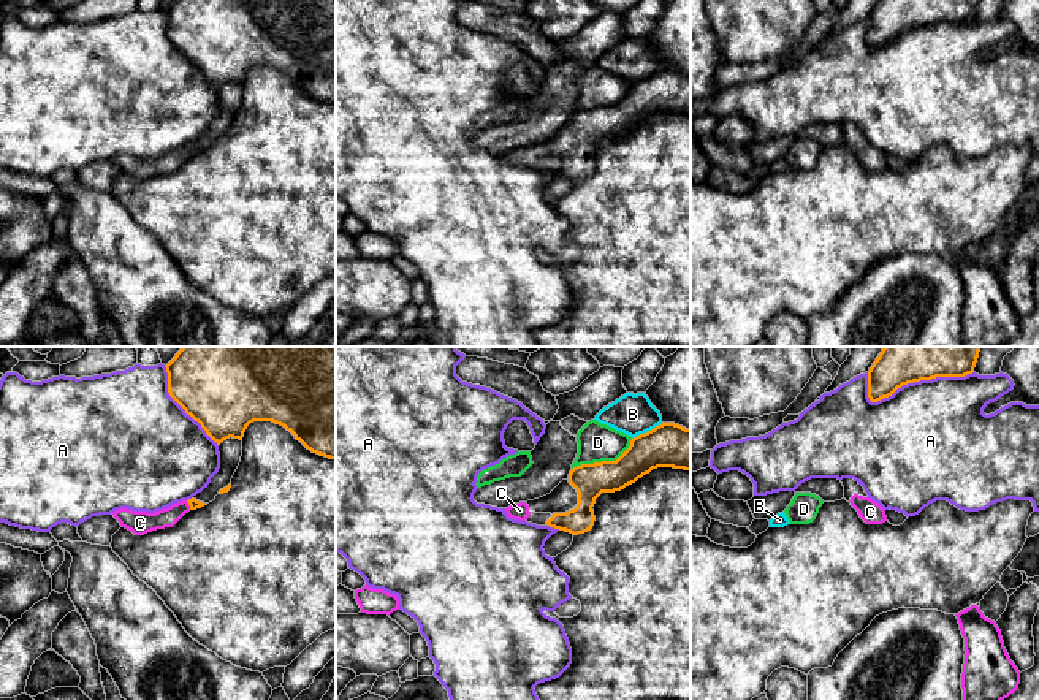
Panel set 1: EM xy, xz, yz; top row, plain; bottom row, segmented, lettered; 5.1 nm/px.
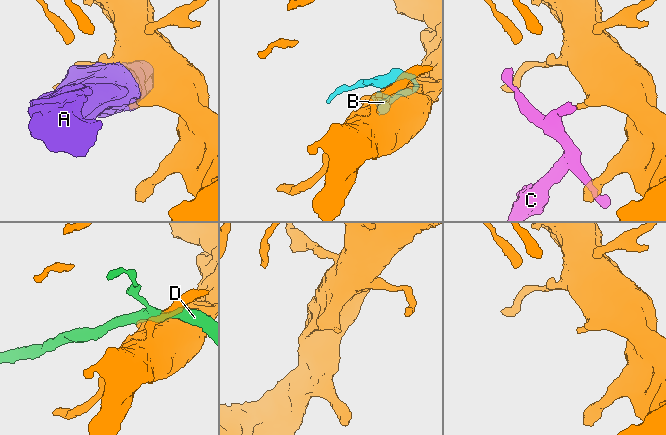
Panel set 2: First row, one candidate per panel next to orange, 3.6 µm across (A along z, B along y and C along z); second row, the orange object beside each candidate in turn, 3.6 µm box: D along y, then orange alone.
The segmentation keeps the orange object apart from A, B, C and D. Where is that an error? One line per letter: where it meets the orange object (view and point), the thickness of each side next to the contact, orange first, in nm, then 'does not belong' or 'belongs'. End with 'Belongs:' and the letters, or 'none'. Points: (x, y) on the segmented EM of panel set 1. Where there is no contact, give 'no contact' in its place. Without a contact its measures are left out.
A: yz (919, 380) | 340/500 nm | does not belong
B: xz (648, 431) | 220/200 nm | does not belong
C: xy (189, 504) | 50/110 nm | belongs
D: xz (604, 461) | 190/200 nm | does not belong
Belongs: C

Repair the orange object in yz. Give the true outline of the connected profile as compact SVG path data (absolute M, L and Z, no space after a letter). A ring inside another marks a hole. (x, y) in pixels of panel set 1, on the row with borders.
M884 347L868 371L868 398L877 402L908 383L974 372L980 347Z

